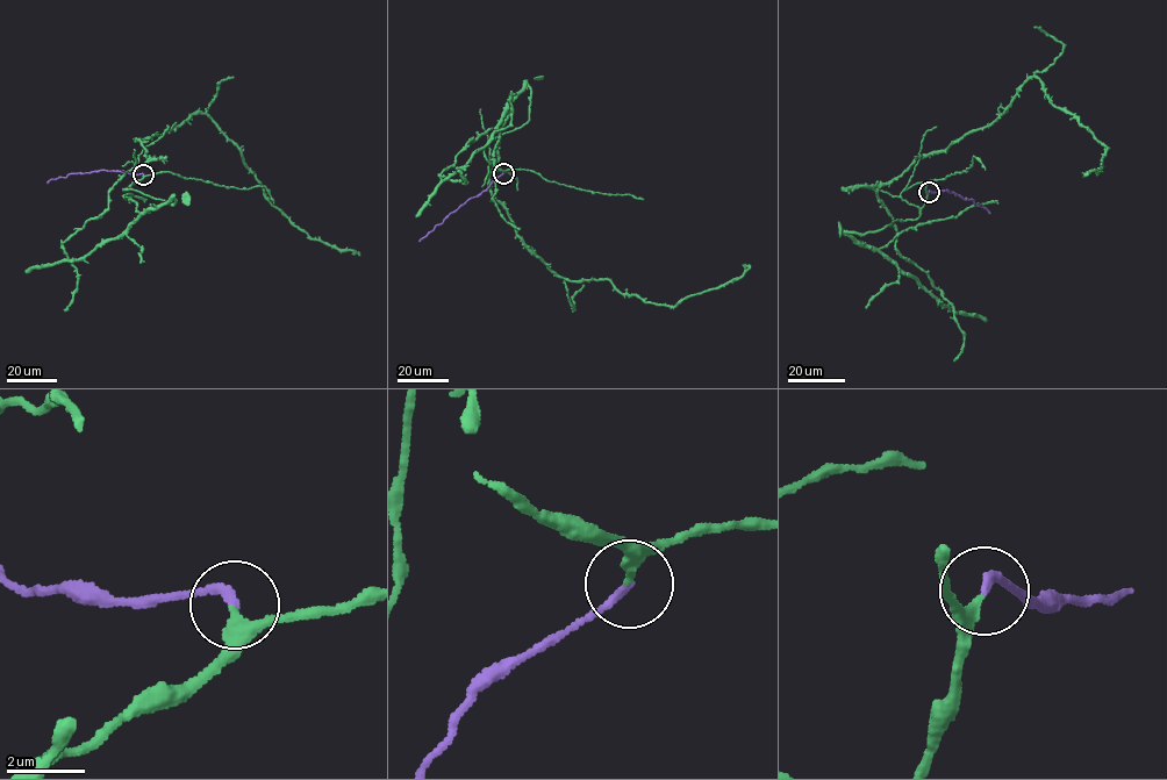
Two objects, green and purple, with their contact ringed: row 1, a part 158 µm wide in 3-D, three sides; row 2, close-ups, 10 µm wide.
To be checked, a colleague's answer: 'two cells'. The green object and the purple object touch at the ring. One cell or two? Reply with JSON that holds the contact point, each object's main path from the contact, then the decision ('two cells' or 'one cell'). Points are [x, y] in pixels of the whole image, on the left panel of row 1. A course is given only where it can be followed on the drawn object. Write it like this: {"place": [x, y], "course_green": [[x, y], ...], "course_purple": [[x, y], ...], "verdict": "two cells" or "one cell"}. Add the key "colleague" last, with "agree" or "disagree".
{"place": [143, 174], "course_green": [[143, 174], [123, 191], [176, 201], [65, 258], [149, 158], [136, 140], [199, 113], [291, 222], [356, 251]], "course_purple": [[143, 174], [104, 170], [69, 173], [47, 183]], "verdict": "one cell", "colleague": "disagree"}

